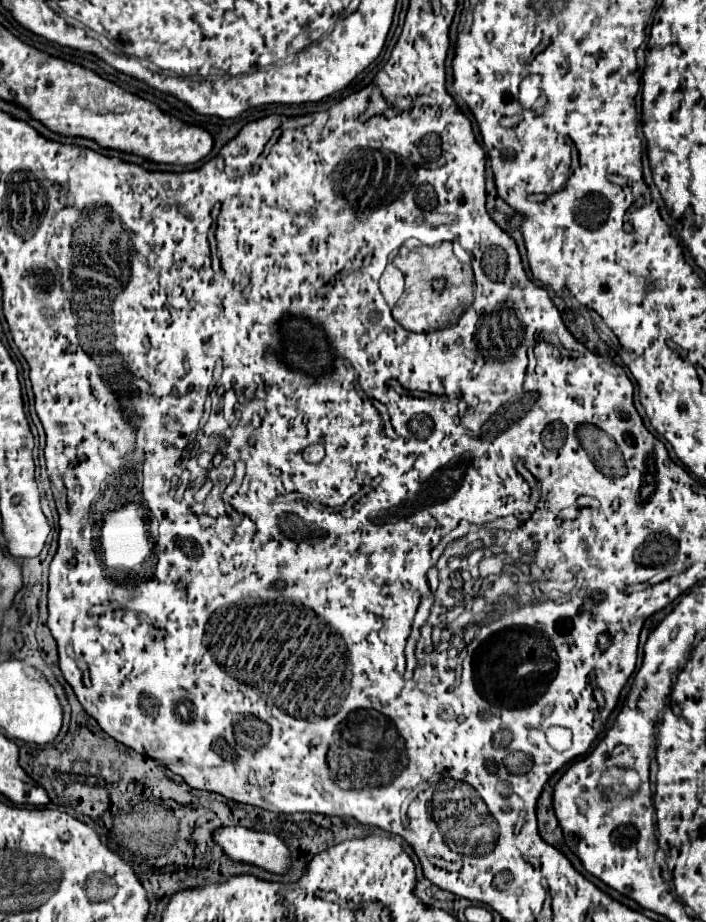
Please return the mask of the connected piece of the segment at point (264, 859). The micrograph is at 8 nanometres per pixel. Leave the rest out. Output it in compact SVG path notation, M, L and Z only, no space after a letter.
M220 826L212 832L212 840L226 852L228 858L250 862L276 874L286 872L292 862L290 850L274 834L254 832L240 826Z

